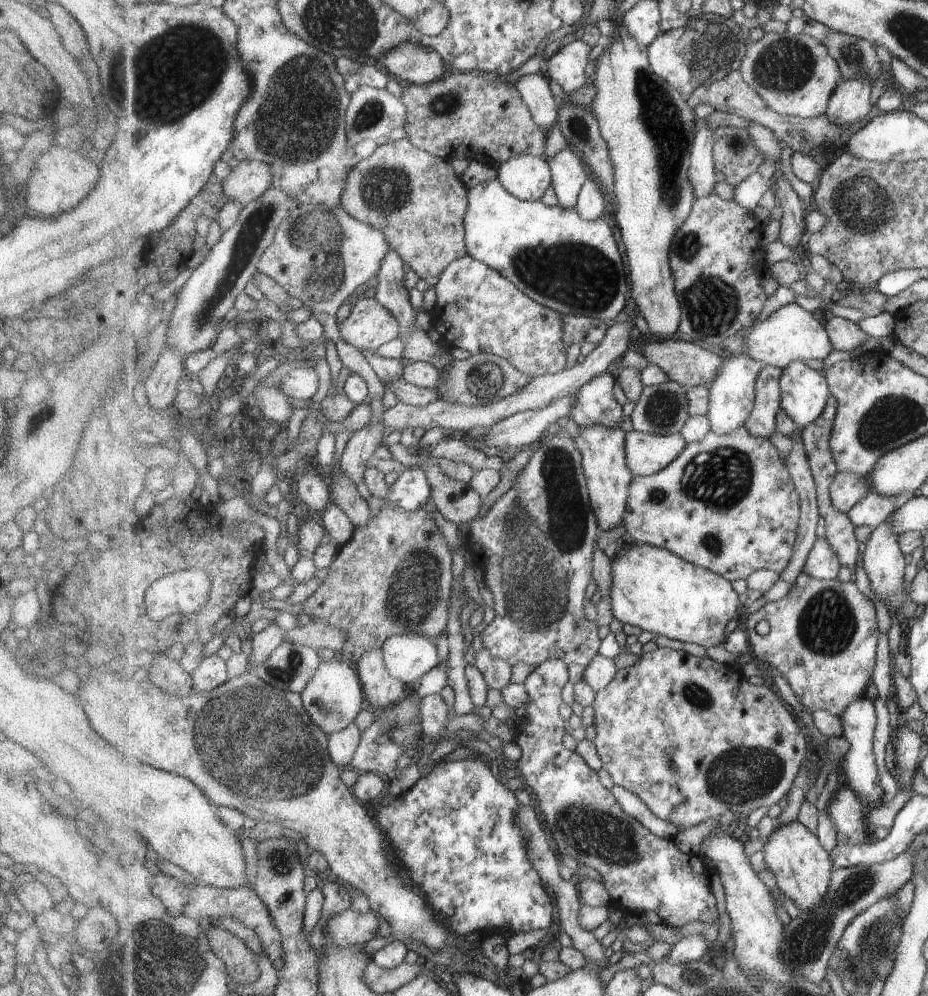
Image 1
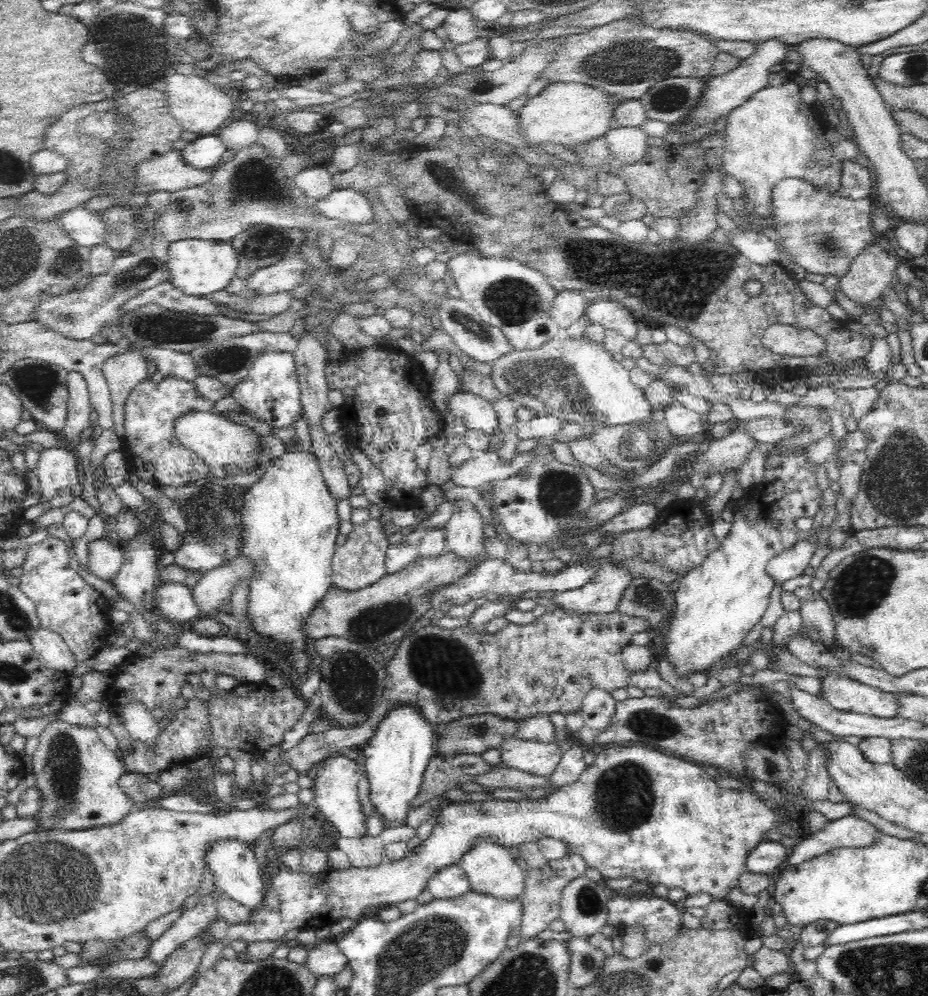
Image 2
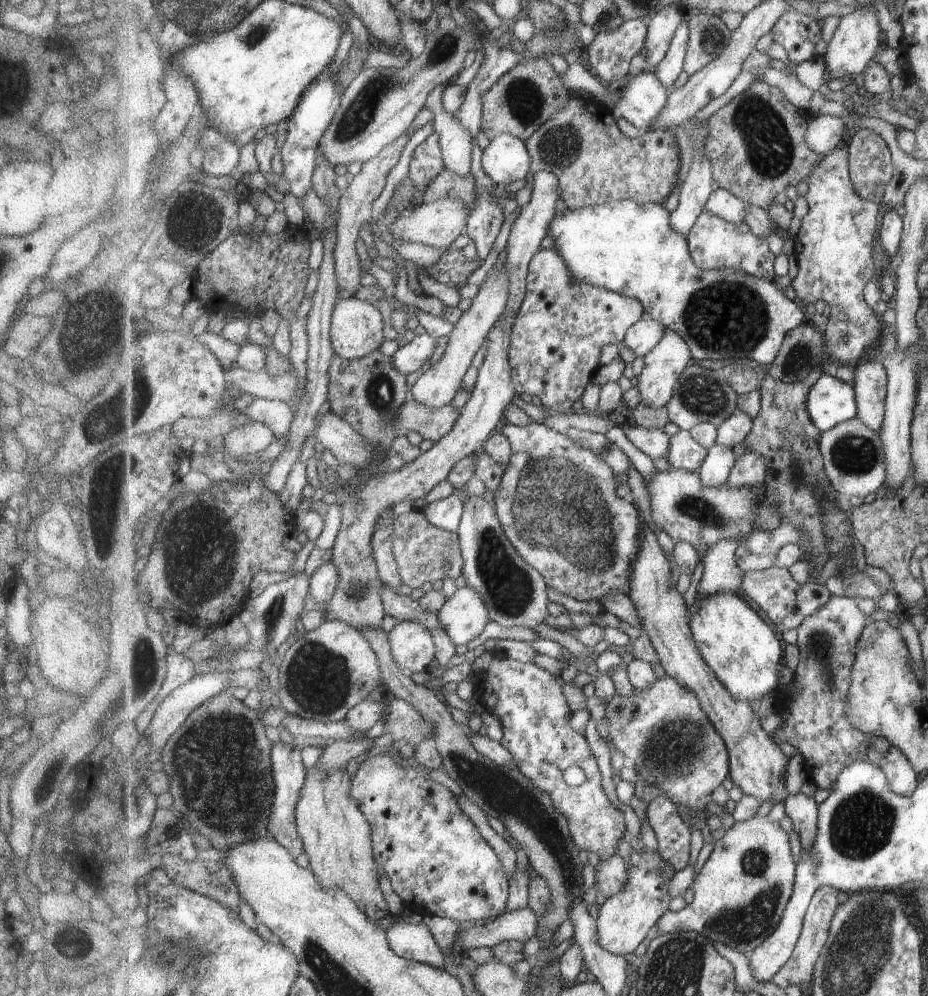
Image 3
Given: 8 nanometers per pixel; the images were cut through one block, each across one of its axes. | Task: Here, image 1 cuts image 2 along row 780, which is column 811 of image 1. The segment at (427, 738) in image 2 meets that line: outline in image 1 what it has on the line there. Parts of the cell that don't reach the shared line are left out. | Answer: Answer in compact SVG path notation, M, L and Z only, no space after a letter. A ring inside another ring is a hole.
M803 361L790 364L783 370L780 382L782 408L798 427L804 428L823 414L831 387L827 376Z

